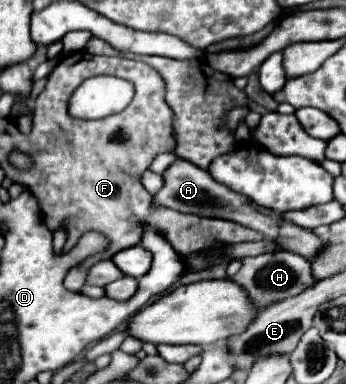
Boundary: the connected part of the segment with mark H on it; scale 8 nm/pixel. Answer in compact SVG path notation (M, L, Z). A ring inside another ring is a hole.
M273 252L273 256L253 256L243 258L241 262L243 262L241 270L235 276L231 276L231 280L235 284L243 284L251 304L261 310L271 306L273 302L293 298L317 282L313 278L313 270L309 270L309 260L293 252Z

